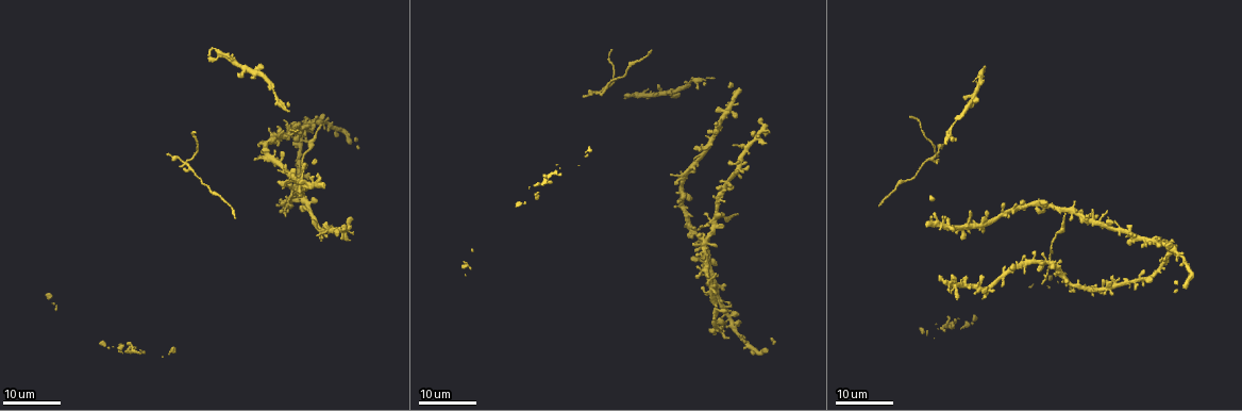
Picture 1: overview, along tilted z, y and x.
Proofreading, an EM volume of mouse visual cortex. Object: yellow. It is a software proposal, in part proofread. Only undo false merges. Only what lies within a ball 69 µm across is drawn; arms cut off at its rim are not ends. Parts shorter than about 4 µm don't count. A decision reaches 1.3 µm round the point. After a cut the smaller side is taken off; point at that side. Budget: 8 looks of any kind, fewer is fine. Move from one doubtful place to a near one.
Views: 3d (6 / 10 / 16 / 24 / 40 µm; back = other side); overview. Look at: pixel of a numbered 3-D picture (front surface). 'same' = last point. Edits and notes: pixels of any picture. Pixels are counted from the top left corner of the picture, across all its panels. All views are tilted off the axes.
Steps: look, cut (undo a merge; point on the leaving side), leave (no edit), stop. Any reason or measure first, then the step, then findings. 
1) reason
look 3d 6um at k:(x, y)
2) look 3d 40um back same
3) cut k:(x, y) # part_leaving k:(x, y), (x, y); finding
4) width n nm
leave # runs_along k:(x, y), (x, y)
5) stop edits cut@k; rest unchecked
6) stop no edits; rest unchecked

look 3d 24um at 1:(984, 226)

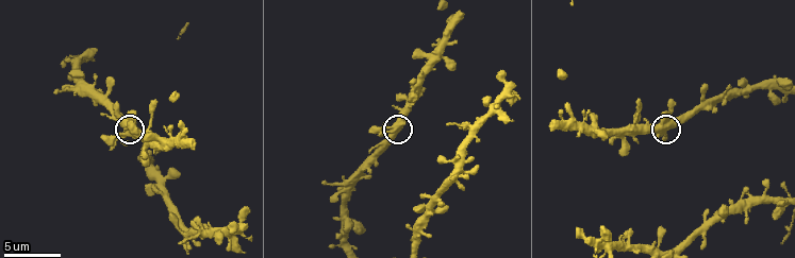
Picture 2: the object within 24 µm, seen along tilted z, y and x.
look 3d 10um at 2:(667, 128)

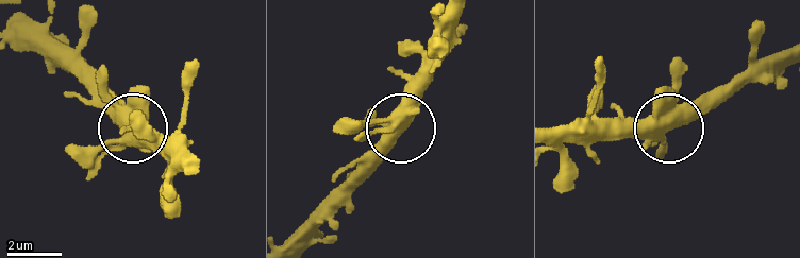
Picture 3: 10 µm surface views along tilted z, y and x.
leave # continuous, no second neuron

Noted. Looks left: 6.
looks like a crossing
look 3d 24um at 1:(714, 220)

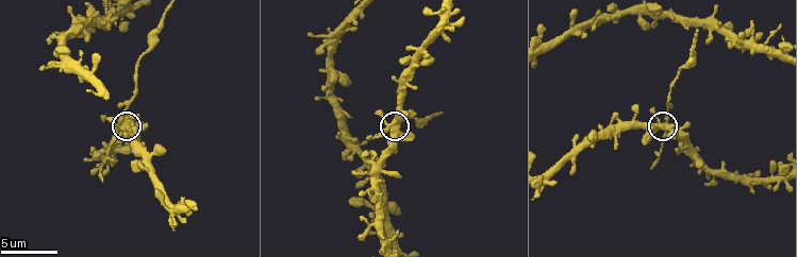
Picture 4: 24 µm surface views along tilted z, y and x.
look 3d 10um at 4:(663, 126)

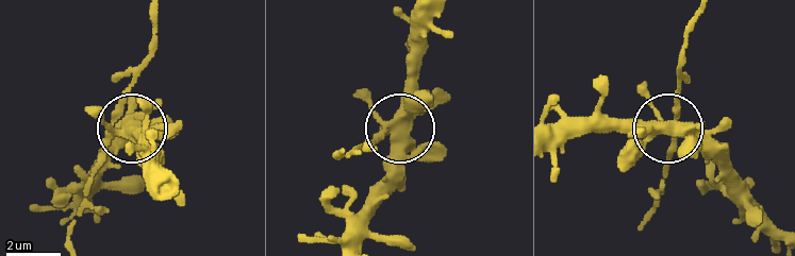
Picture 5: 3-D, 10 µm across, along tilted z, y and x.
arms 5
cut 5:(126, 91) # part_leaving 5:(117, 130), (119, 98), (151, 45), (151, 16); two neurons meet here

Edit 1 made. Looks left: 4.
look 3d 16um at 1:(727, 319)

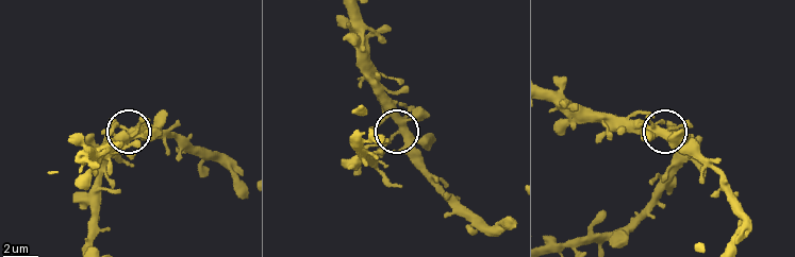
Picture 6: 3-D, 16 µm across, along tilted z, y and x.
look 3d 6um at 6:(666, 132)

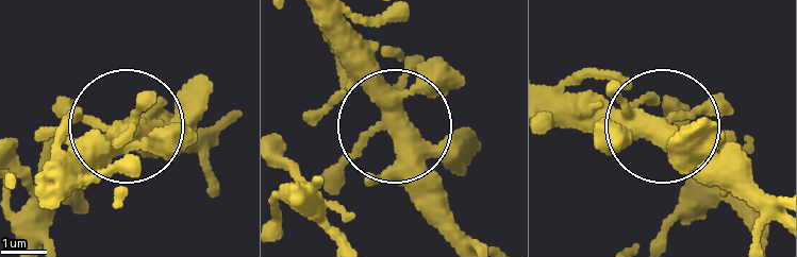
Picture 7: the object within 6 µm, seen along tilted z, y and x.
side_arm 14 um
leave # runs_along 7:(553, 89), (667, 123), (778, 204); all the same neuron

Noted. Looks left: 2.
arms run side by side
look 3d 16um at 1:(187, 159)

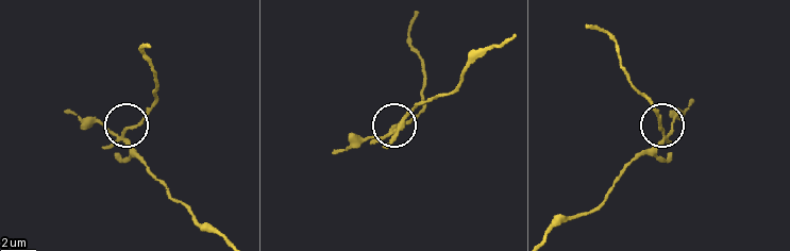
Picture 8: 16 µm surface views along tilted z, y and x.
look 3d 10um at 8:(129, 128)

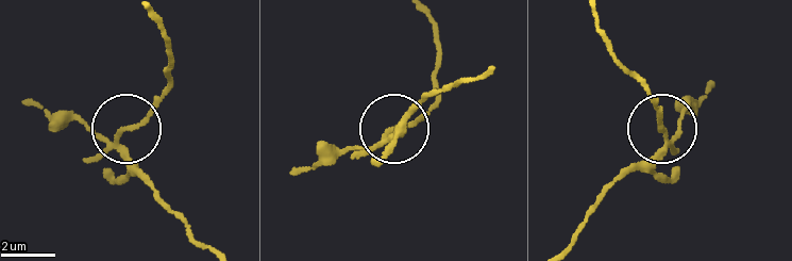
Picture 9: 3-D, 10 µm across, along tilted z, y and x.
cut 9:(141, 120) # part_leaving 9:(112, 147), (147, 113), (167, 80), (167, 43), (151, 12); a second neuron is stuck on

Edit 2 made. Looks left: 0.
stop edits cut@5, cut@9; rest unchecked

